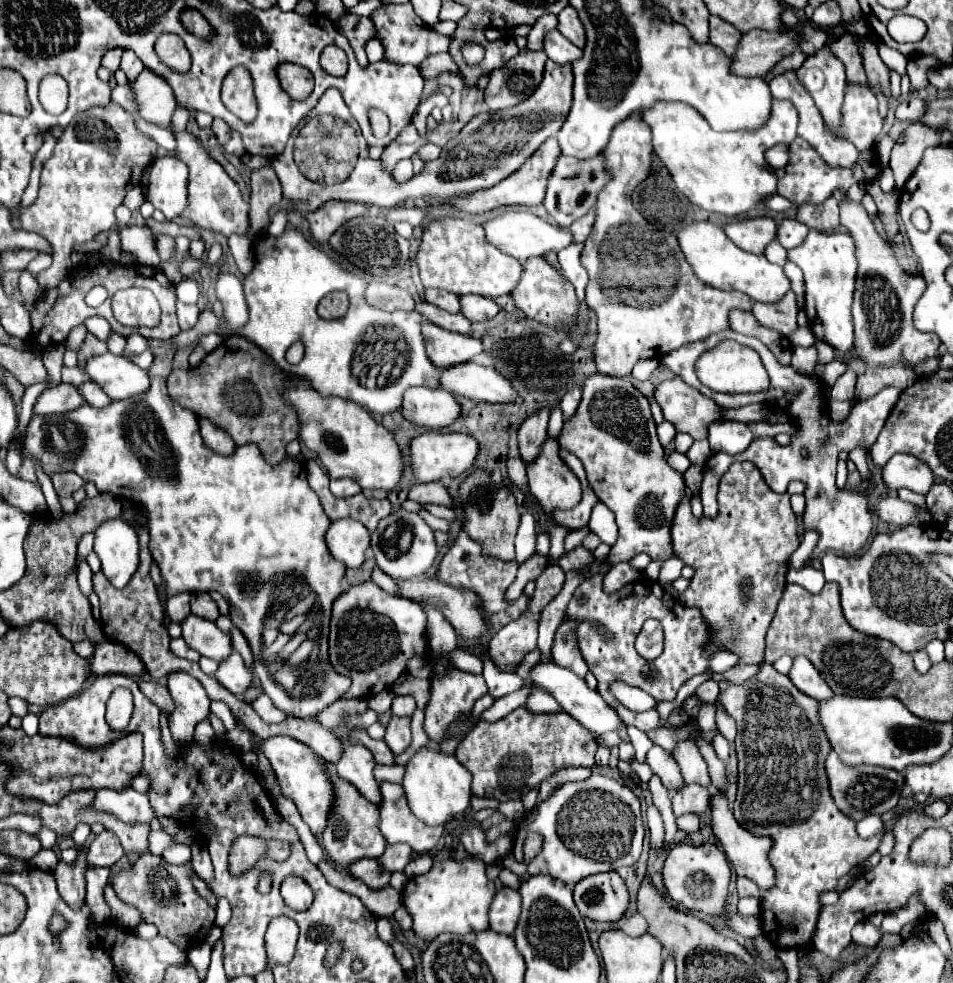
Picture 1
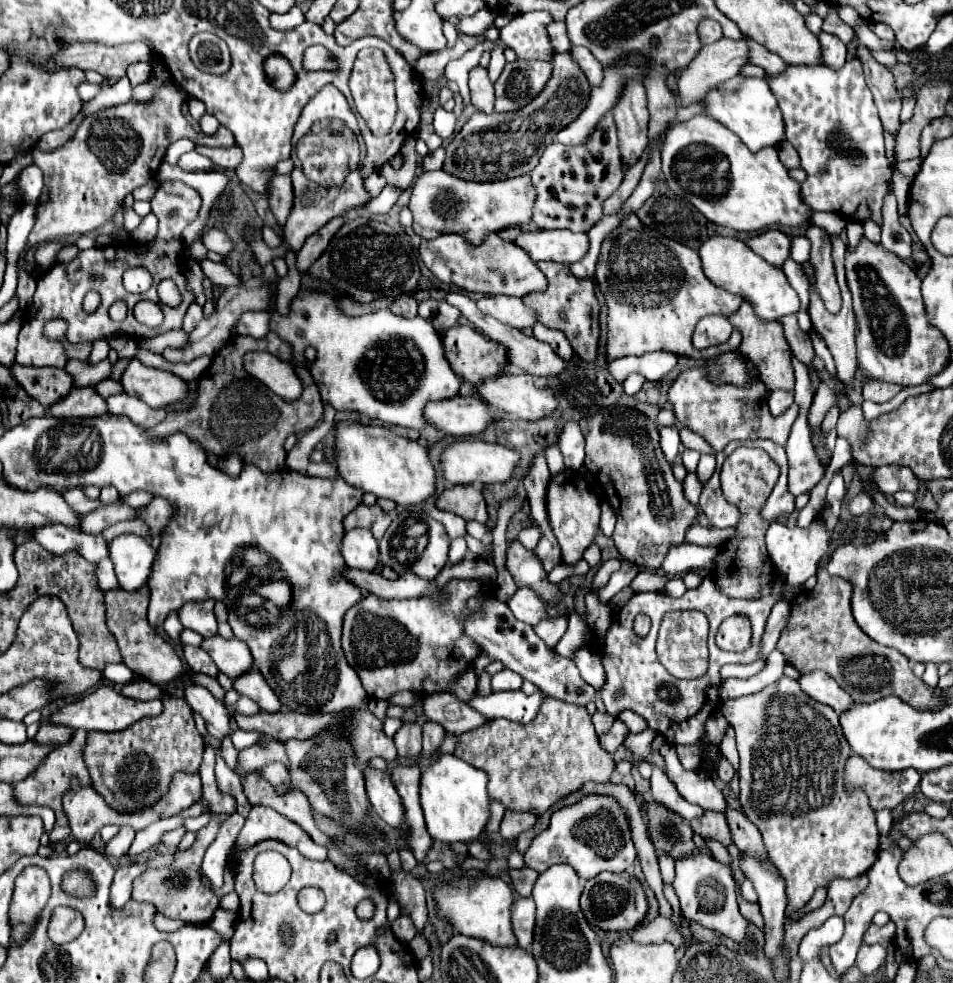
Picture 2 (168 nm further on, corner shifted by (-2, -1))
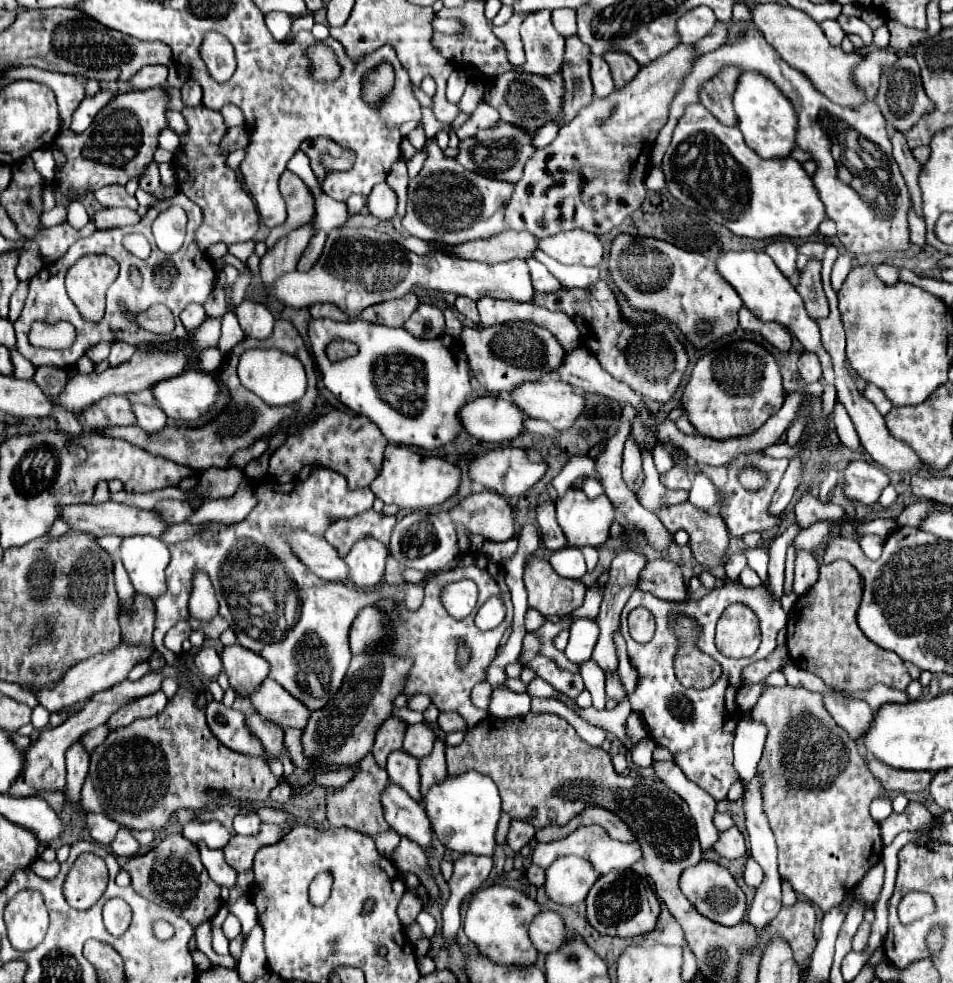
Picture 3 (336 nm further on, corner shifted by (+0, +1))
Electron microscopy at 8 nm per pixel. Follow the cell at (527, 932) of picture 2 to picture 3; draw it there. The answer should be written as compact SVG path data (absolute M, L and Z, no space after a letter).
M540 911L528 927L530 941L540 953L548 953L552 947L558 947L564 941L564 933L564 921L554 911Z

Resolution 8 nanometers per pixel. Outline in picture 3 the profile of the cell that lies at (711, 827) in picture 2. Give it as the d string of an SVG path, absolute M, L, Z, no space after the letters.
M734 825L734 827L726 829L726 831L720 831L718 841L714 843L714 851L720 857L726 857L726 859L742 857L746 847L744 847L744 835L740 833L740 829Z

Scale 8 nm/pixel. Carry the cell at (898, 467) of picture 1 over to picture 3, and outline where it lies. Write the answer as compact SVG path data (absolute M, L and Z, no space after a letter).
M852 461L844 473L844 495L850 501L872 505L878 501L882 489L890 485L886 471L874 461Z

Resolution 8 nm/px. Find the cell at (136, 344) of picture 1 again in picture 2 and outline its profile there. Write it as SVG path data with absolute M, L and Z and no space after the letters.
M248 311L234 325L234 331L238 335L250 335L254 339L262 339L270 331L270 313L268 311L256 311L256 313Z

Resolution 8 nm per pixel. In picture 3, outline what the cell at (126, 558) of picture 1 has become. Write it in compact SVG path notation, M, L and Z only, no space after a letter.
M150 535L124 537L120 543L120 559L138 593L154 599L164 591L164 571L170 563L170 553L160 539Z

